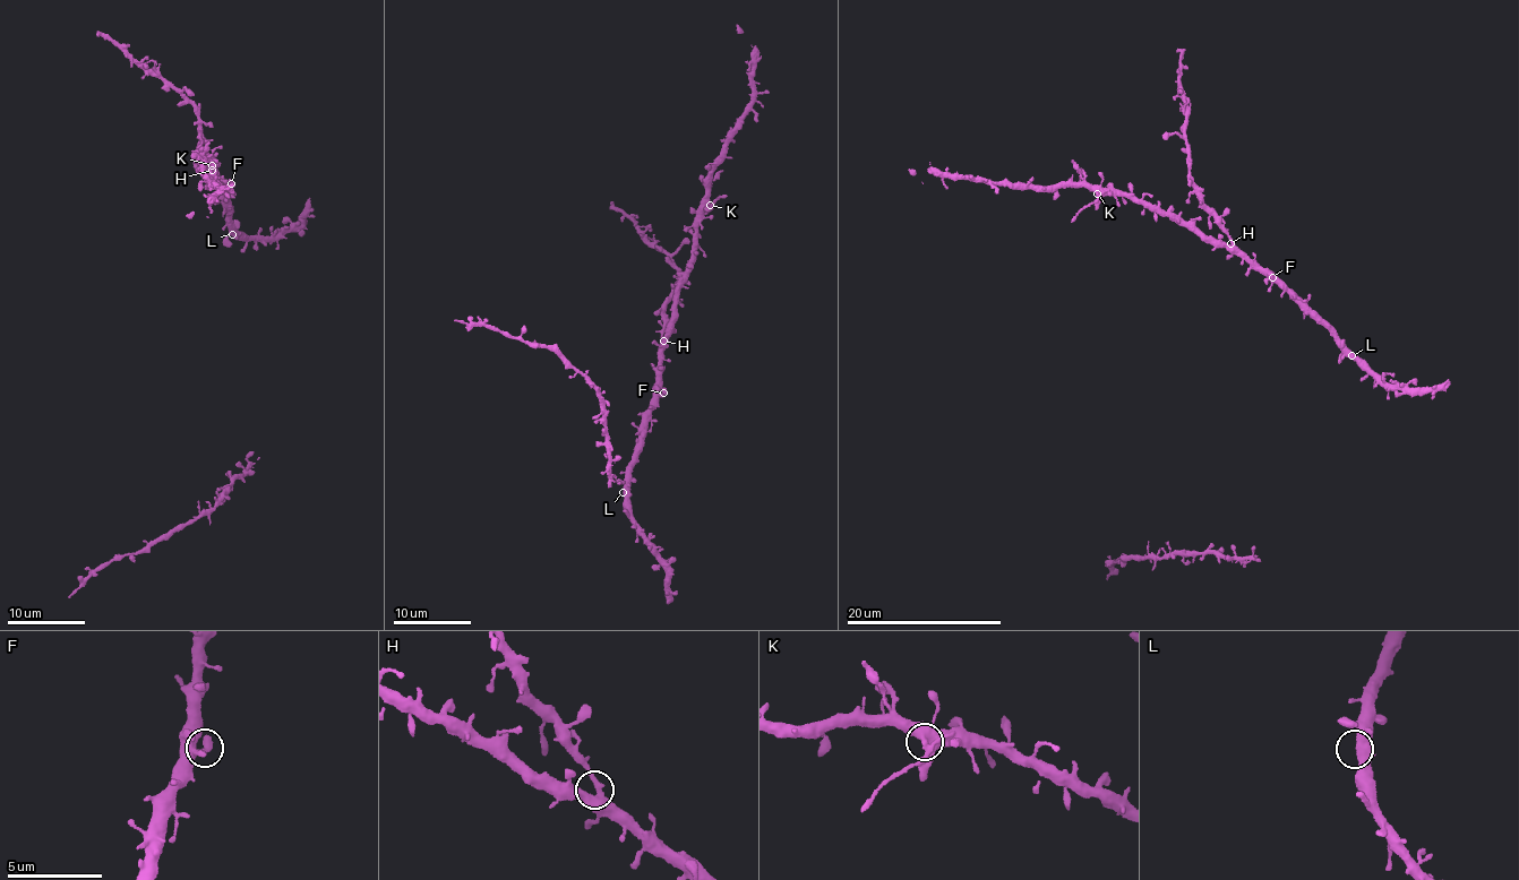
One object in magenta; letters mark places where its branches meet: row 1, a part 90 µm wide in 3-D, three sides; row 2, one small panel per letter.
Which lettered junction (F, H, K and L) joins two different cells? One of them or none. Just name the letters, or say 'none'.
K

